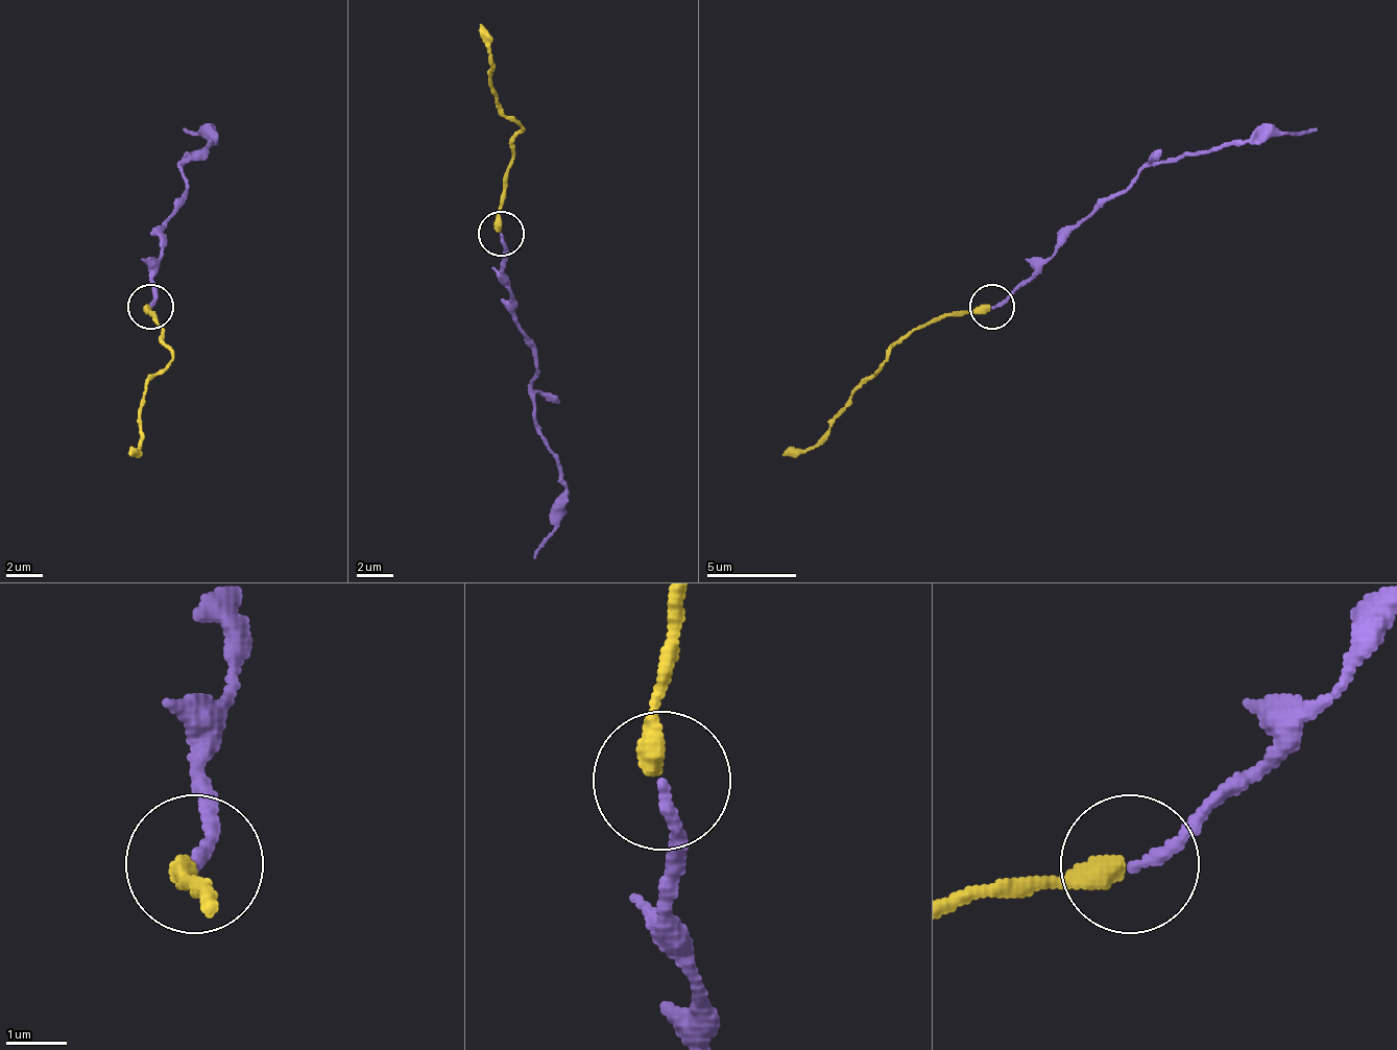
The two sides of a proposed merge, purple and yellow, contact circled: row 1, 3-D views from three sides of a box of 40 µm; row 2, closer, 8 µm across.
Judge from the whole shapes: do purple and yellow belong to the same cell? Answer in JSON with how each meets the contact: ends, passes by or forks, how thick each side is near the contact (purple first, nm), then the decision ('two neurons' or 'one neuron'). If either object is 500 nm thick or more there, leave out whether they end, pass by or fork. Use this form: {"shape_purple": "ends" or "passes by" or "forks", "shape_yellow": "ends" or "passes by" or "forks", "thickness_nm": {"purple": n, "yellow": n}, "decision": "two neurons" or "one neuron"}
{"shape_purple": "ends", "shape_yellow": "ends", "thickness_nm": {"purple": 180, "yellow": 360}, "decision": "one neuron"}

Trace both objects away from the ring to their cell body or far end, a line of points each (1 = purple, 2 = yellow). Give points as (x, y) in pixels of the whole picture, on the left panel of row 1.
1: (151, 308), (151, 262), (183, 199), (183, 163), (214, 141), (183, 127)
2: (151, 308), (161, 339), (174, 357), (147, 384), (138, 434), (128, 456)

